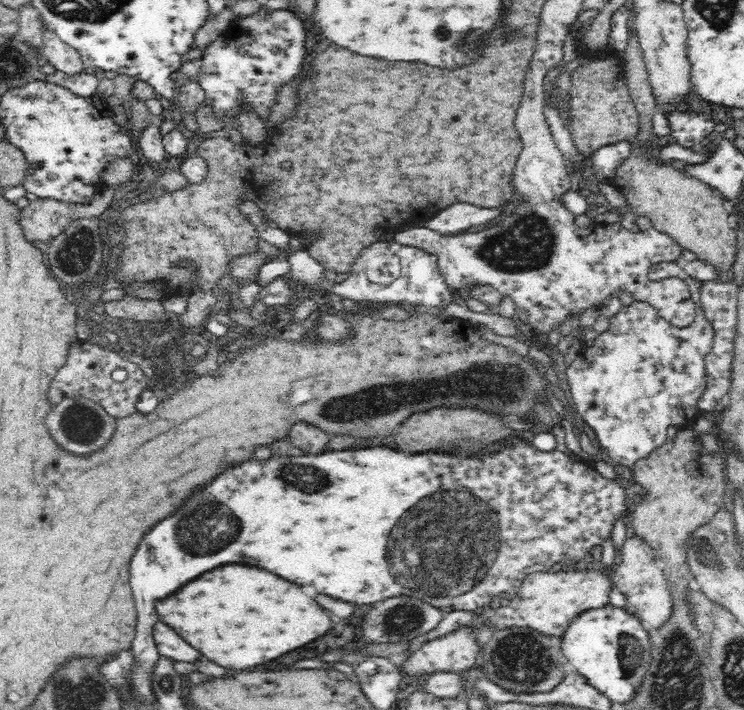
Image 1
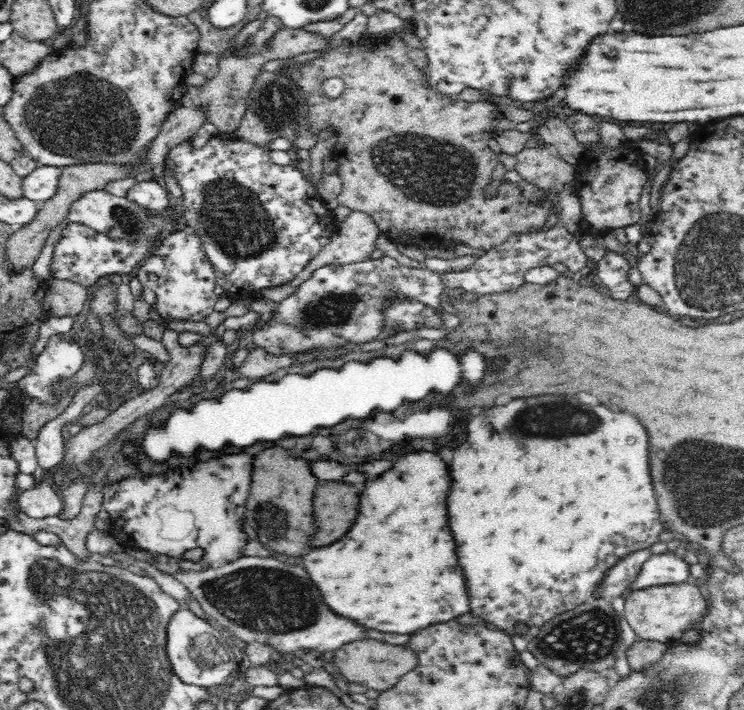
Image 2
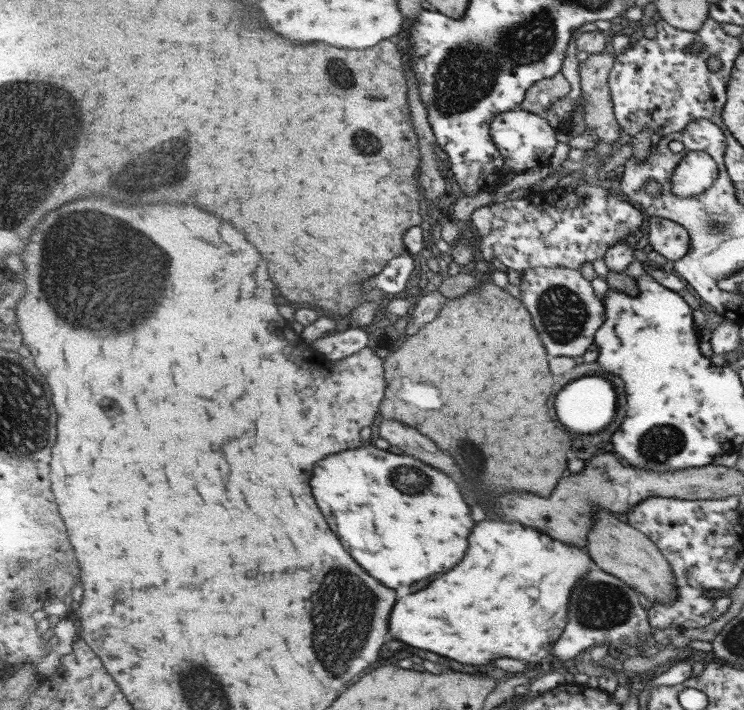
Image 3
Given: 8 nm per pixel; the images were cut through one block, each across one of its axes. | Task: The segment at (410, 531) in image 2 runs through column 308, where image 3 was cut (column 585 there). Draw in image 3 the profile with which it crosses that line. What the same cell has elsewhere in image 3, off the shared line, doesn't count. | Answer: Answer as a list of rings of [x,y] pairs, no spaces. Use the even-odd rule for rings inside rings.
[[[483,520],[471,534],[471,552],[467,552],[467,560],[463,560],[455,572],[447,572],[447,576],[441,576],[417,594],[399,598],[395,616],[391,616],[391,632],[397,640],[449,656],[463,664],[481,666],[497,658],[515,658],[537,664],[553,656],[553,644],[561,636],[561,618],[563,632],[569,620],[569,602],[575,582],[579,584],[581,576],[585,578],[595,567],[590,551],[577,545],[555,540],[519,521],[511,520],[507,524],[503,520]]]

